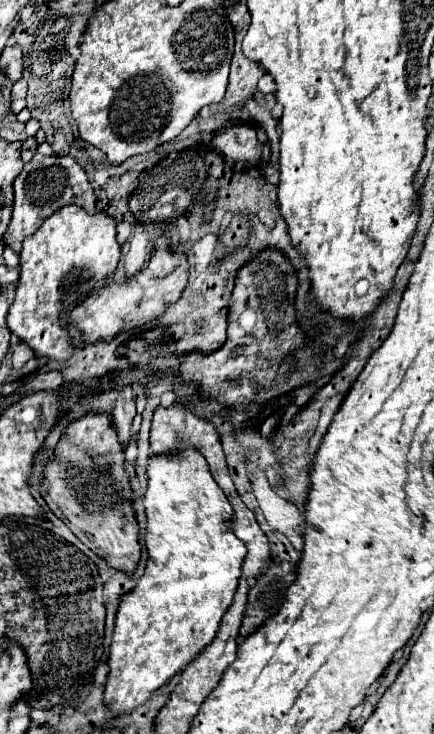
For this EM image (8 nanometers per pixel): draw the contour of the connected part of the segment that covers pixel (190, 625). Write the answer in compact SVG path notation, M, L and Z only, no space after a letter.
M185 445L177 455L169 455L169 457L151 457L149 465L147 465L147 491L143 495L143 503L145 503L146 513L146 532L145 547L149 557L147 557L145 573L143 577L137 581L135 589L121 595L119 599L119 611L117 611L117 619L115 619L115 631L113 631L113 643L111 643L111 655L109 655L109 677L107 677L107 685L105 685L105 705L107 709L117 717L121 713L129 713L133 709L137 709L139 705L143 705L145 701L151 699L151 695L155 695L173 675L177 675L179 671L183 671L187 667L187 663L191 663L217 635L219 627L221 627L221 619L225 615L225 611L229 609L231 601L233 601L233 593L237 589L239 577L241 577L241 563L245 559L245 545L243 541L239 541L225 525L225 521L233 515L233 509L225 497L225 493L219 489L219 485L213 481L205 459L199 455L199 451L195 451L195 447Z

